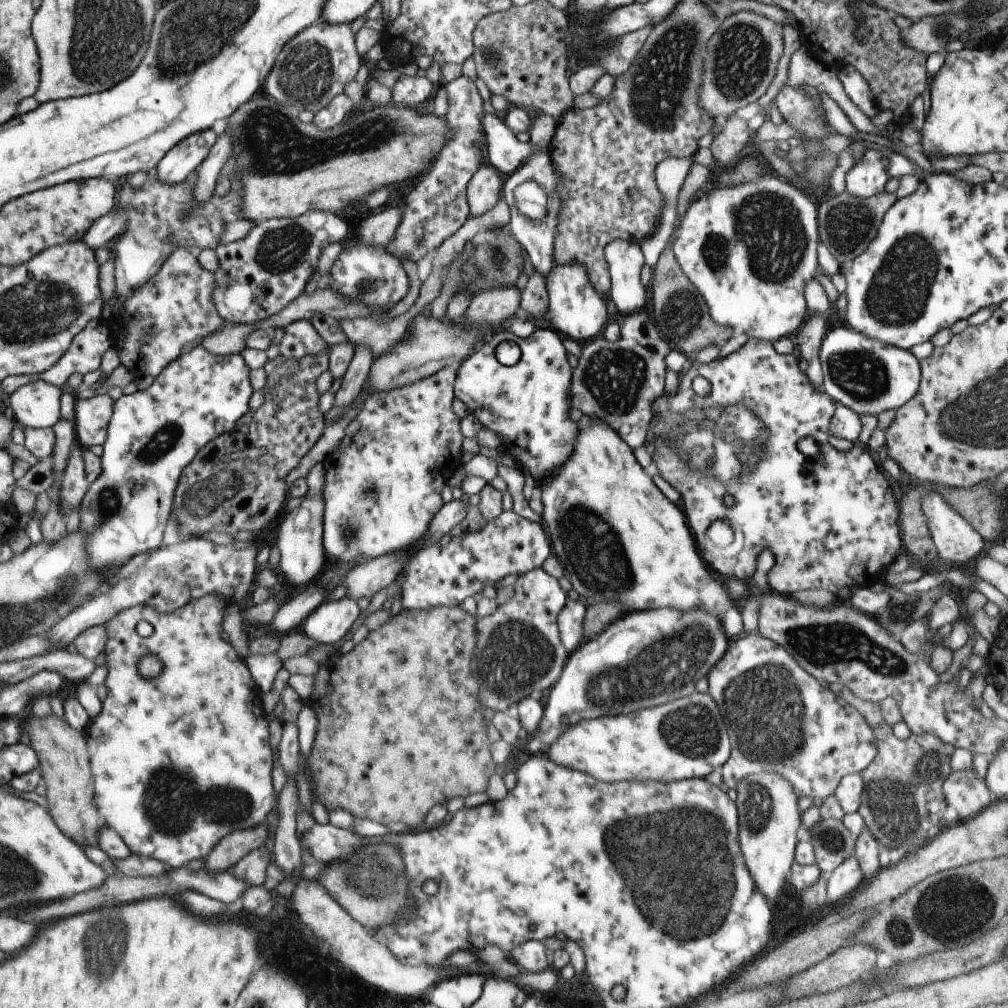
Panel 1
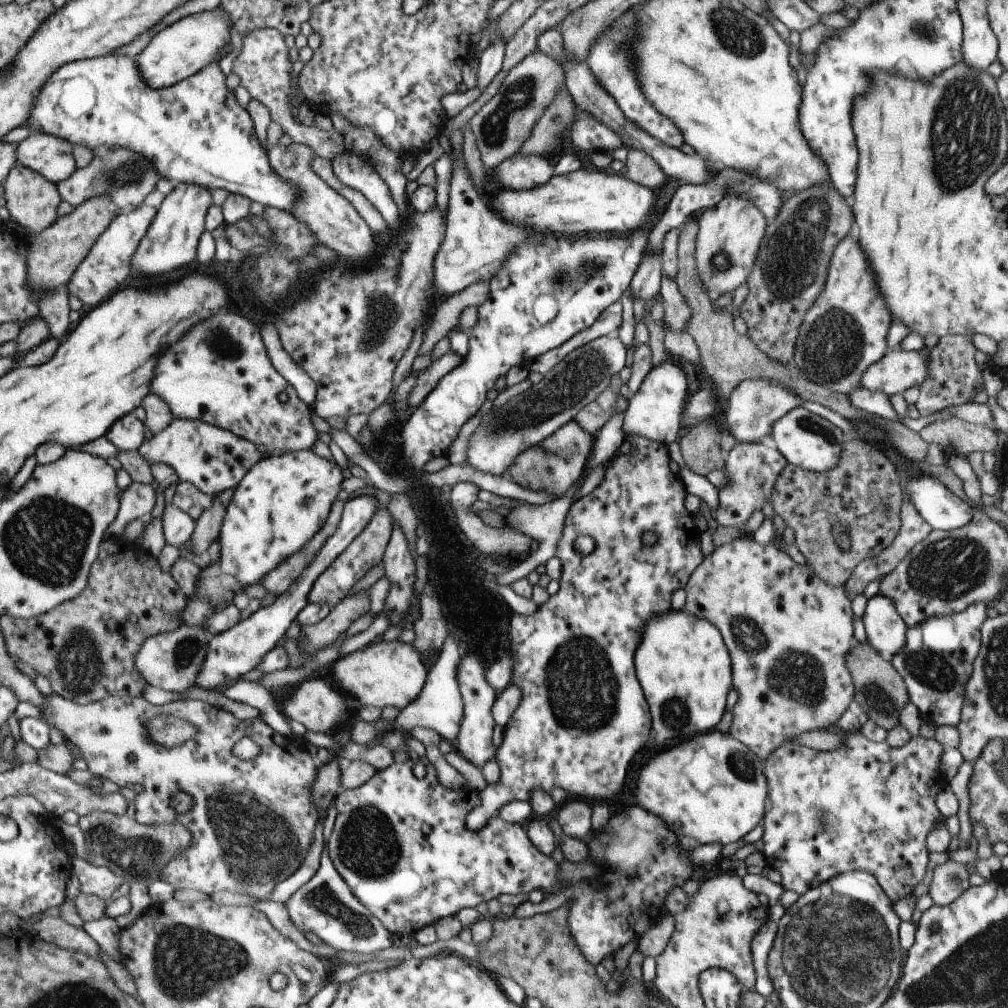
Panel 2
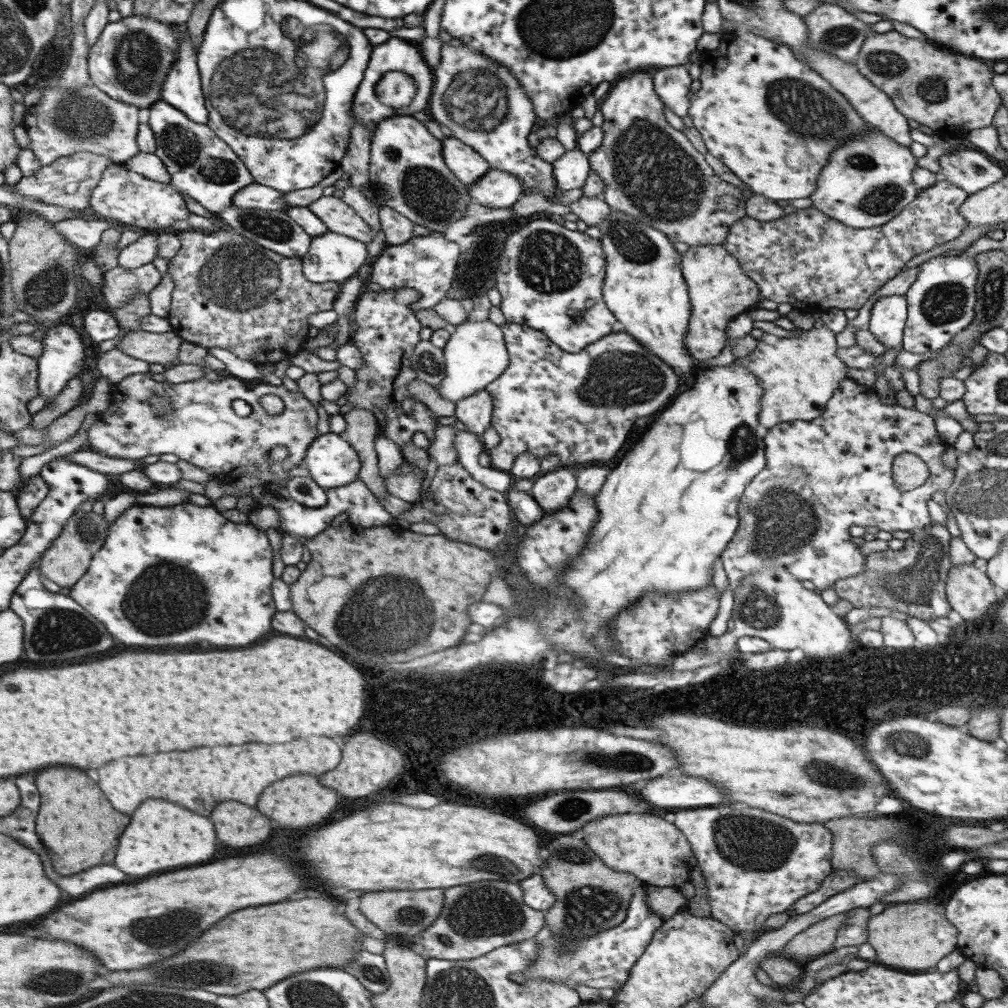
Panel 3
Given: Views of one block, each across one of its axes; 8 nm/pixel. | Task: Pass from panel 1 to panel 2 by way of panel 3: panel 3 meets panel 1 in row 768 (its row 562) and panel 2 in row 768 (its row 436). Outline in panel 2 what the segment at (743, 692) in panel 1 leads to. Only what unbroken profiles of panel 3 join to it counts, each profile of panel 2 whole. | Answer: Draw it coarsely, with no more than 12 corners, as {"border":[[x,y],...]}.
{"border":[[848,732],[763,762],[765,864],[799,896],[911,895],[943,750]]}

